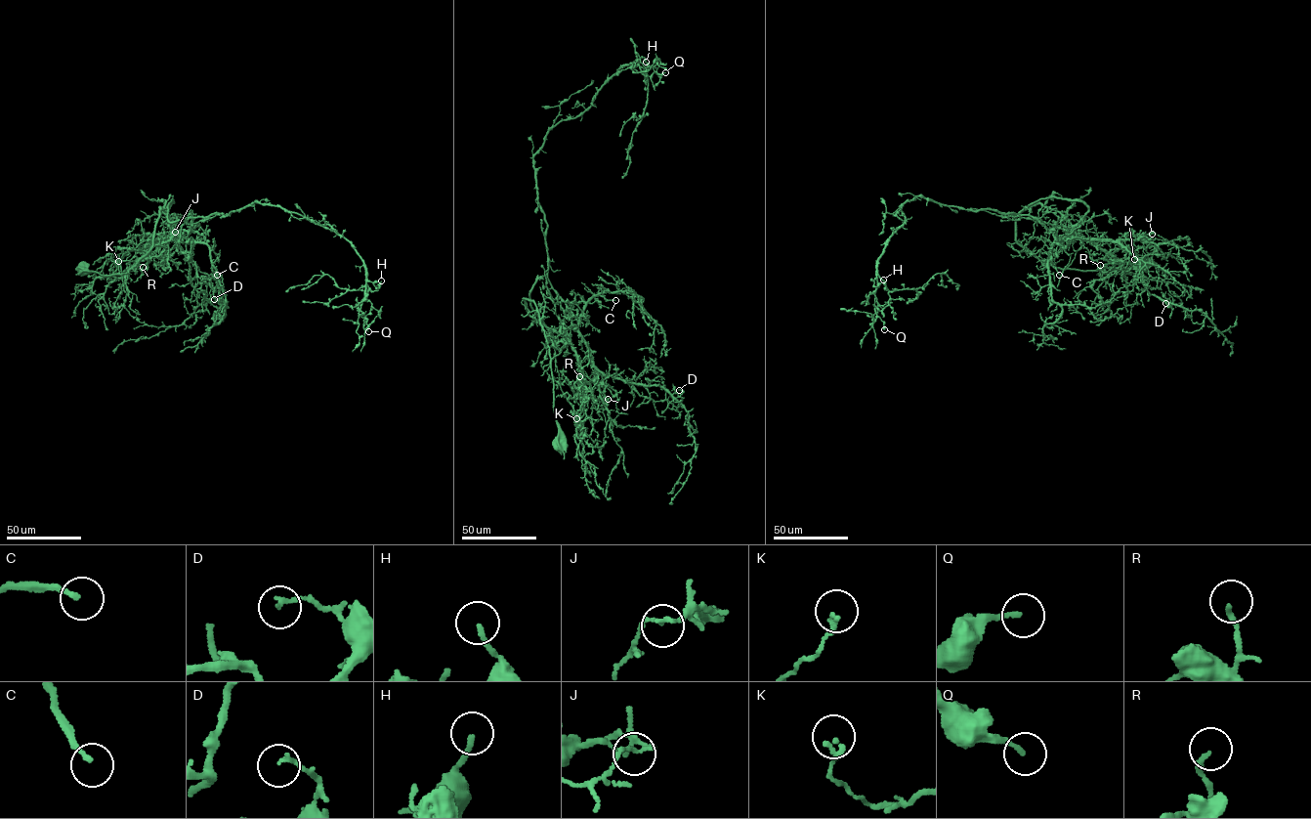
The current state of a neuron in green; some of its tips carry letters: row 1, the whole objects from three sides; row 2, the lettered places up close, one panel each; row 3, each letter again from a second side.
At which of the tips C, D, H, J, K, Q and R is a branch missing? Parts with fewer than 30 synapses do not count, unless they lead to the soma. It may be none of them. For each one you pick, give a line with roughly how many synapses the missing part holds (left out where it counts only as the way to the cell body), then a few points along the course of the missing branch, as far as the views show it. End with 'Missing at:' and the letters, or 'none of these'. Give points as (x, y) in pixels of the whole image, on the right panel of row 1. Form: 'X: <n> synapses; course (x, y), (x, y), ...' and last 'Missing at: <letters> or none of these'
C: 35 synapses; course (1059, 275), (1062, 280), (1084, 291), (1085, 296)
Missing at: C

